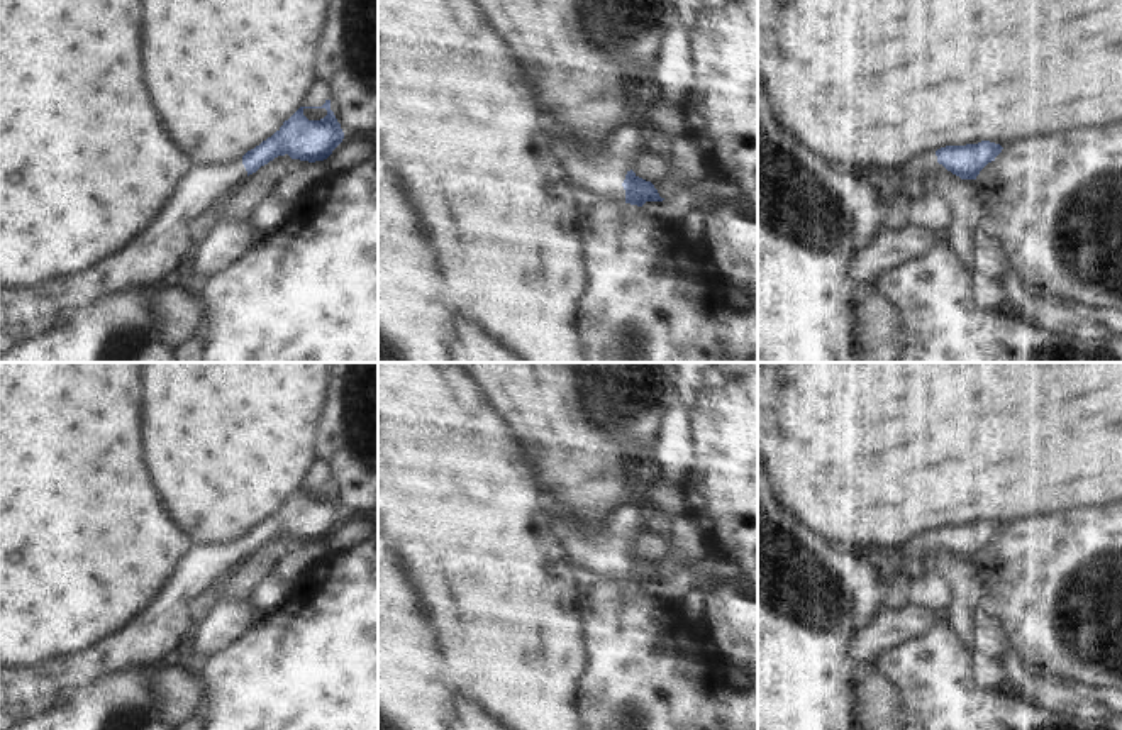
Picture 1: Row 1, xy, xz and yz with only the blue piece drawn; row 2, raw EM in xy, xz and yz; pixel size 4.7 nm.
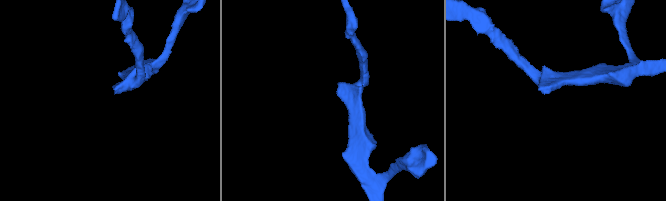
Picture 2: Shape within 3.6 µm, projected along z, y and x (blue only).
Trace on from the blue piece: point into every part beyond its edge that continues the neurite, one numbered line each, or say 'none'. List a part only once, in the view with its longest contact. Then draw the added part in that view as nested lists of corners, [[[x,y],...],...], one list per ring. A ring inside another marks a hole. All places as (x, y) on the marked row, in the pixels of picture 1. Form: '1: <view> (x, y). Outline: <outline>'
1: xz (595, 173). Outline: [[[539,115],[539,127],[547,137],[549,152],[576,186],[595,193],[598,198],[625,202],[622,183],[632,168],[630,163],[608,161],[600,154],[592,156],[588,151],[575,149],[547,115]]]

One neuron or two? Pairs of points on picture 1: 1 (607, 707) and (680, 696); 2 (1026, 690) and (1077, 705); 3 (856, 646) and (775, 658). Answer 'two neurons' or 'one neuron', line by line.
1: one neuron
2: one neuron
3: two neurons

